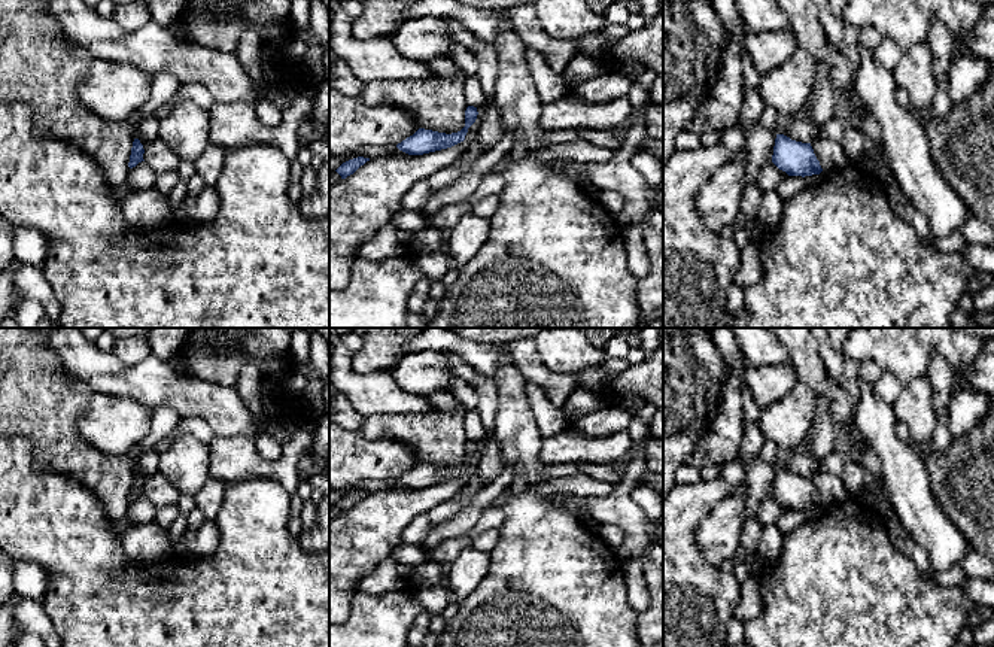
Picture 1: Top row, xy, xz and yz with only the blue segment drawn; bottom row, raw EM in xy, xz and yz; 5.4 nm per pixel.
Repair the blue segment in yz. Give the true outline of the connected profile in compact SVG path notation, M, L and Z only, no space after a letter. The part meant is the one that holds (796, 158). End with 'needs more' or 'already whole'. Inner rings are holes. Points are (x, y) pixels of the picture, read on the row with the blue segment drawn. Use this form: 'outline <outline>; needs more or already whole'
outline M776 134L772 162L788 176L812 176L823 171L811 143Z; already whole

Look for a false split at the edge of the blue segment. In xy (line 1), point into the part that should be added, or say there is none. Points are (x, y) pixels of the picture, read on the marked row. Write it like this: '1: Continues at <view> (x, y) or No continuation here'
1: No continuation here

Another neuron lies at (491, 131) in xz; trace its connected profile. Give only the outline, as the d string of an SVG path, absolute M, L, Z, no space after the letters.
M492 98L486 101L486 112L477 131L475 140L484 148L492 148L505 134L499 110Z

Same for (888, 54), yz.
M884 37L873 51L873 57L884 69L894 72L903 52L905 51L894 40Z

